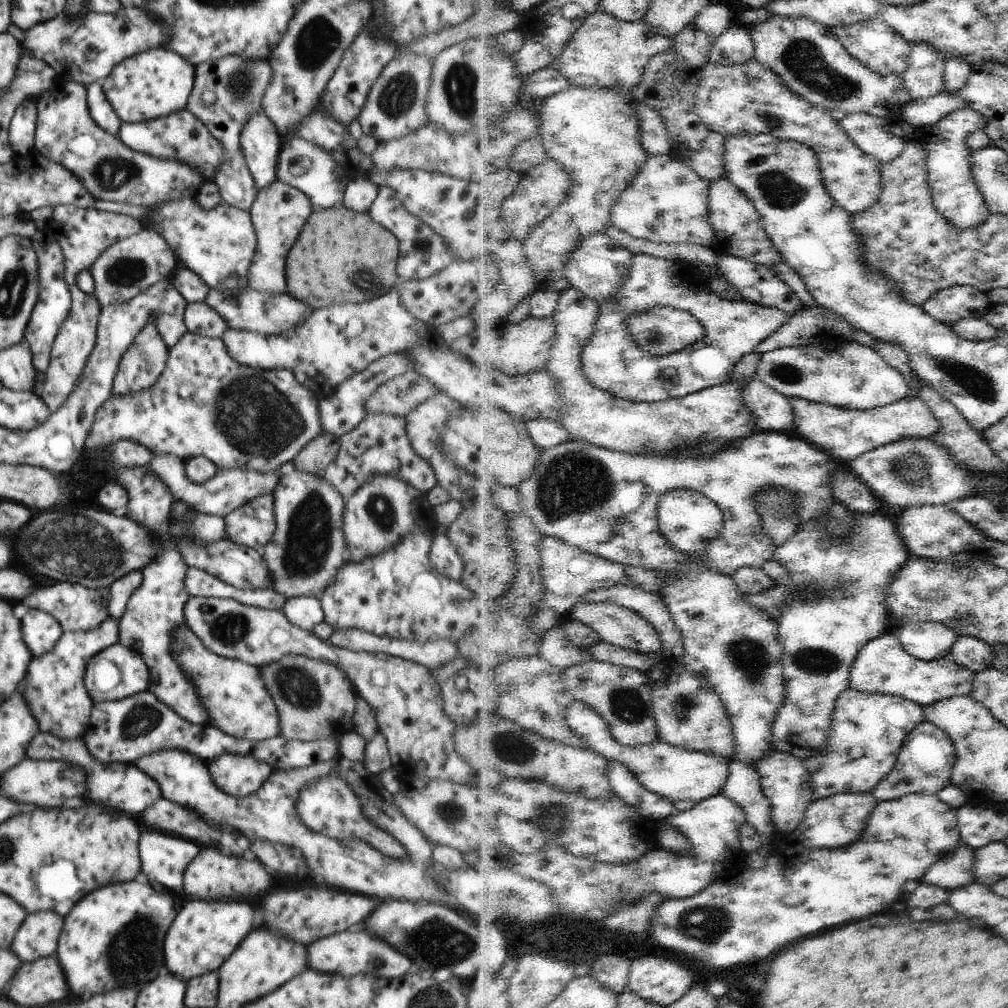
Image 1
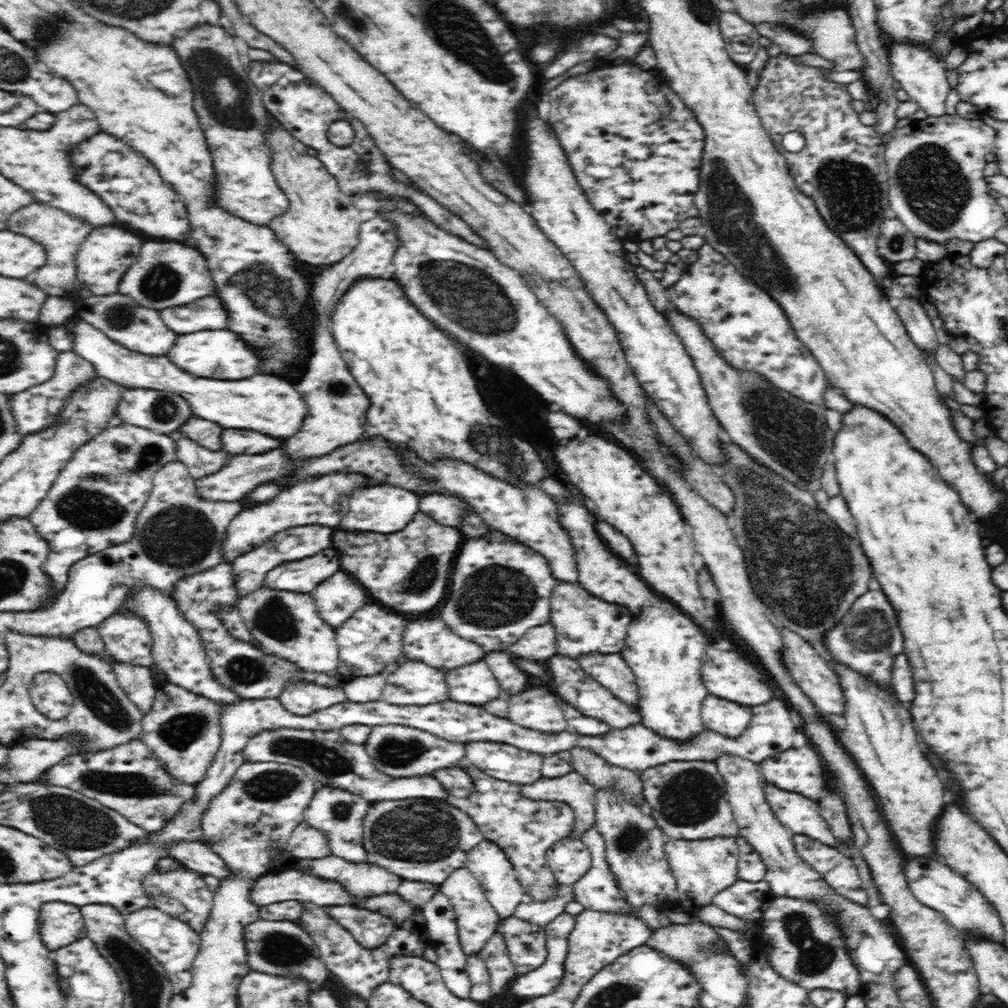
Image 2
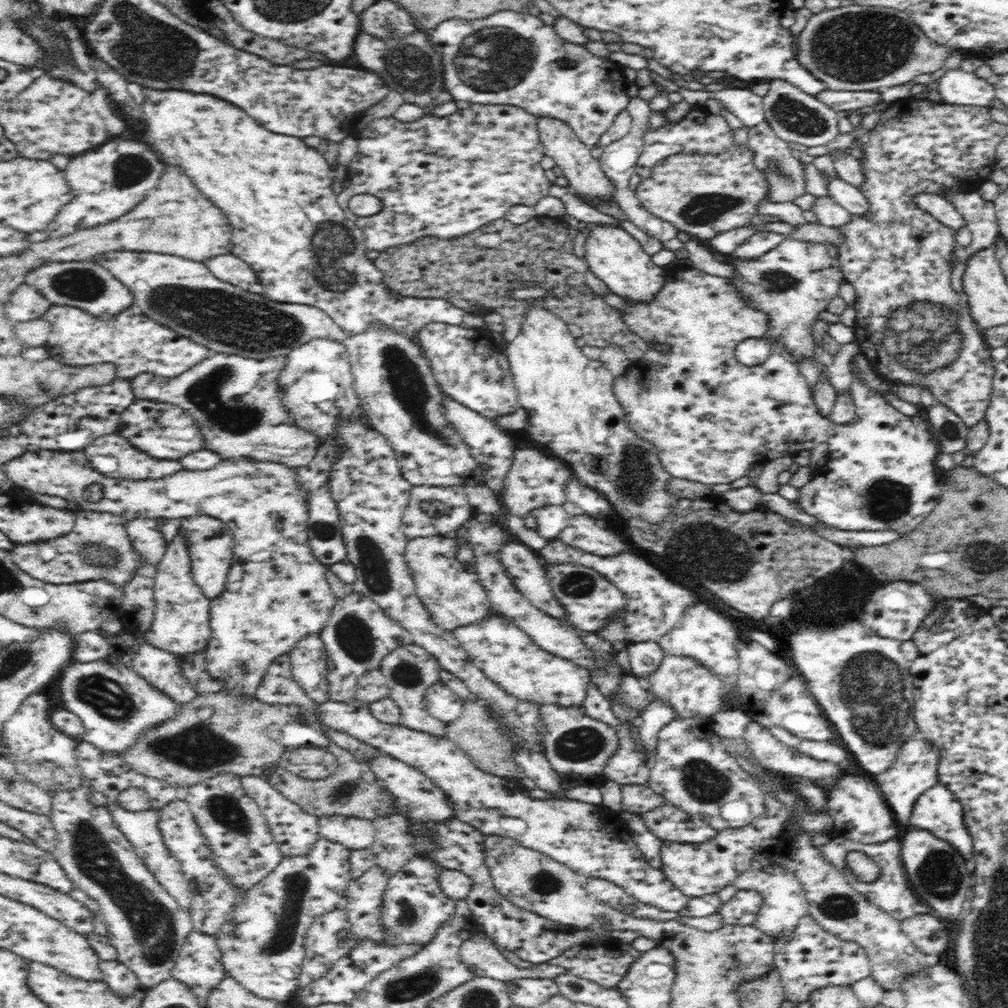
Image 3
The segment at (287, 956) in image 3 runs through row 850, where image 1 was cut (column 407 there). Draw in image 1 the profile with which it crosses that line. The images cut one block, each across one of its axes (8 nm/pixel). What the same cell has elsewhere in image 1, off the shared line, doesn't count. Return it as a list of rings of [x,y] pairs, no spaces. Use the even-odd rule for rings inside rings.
[[[398,289],[362,304],[336,304],[318,308],[302,326],[282,334],[263,334],[228,328],[222,336],[228,355],[239,364],[259,370],[290,370],[294,377],[318,396],[328,396],[350,376],[362,372],[380,358],[405,353],[426,341],[427,324],[417,320],[402,306]]]

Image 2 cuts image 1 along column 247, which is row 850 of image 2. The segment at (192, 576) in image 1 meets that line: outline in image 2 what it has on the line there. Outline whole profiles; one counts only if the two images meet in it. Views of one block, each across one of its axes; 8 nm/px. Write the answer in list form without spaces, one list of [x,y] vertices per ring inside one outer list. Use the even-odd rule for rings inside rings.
[[[596,827],[581,834],[581,842],[586,845],[591,855],[588,872],[571,887],[575,899],[586,910],[608,912],[609,914],[629,914],[638,918],[636,911],[630,911],[616,878],[606,861],[605,843]]]

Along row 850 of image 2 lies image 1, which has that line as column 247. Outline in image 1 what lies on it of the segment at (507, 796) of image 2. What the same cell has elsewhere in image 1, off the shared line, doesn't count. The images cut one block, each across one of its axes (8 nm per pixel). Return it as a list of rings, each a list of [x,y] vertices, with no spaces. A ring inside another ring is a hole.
[[[262,494],[236,508],[225,518],[226,538],[241,547],[261,549],[272,540],[275,530],[273,494]]]

